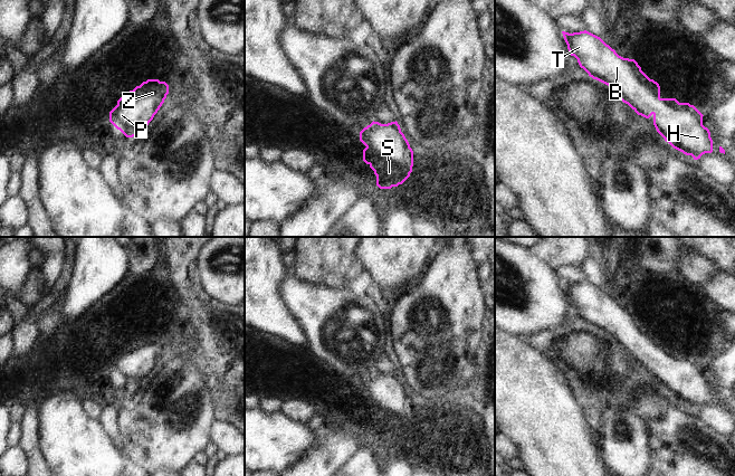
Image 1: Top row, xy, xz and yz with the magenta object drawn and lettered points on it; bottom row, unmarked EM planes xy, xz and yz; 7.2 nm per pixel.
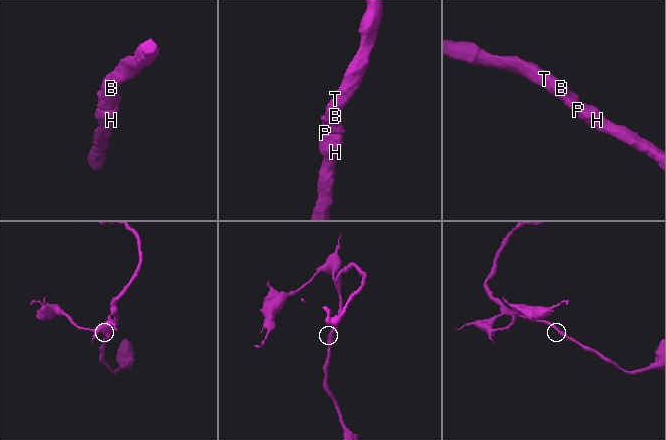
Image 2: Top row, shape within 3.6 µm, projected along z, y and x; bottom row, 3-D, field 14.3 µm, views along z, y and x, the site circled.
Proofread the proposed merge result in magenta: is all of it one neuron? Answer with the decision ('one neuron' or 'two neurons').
one neuron

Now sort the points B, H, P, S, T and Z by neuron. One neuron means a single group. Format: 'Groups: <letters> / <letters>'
Groups: B H P S T Z

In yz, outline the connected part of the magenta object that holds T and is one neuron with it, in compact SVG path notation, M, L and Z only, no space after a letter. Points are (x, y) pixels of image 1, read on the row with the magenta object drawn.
M586 30L573 34L562 31L562 34L571 56L578 59L580 67L593 79L611 87L638 115L646 118L652 115L657 132L674 149L691 155L694 160L713 152L710 132L703 125L704 115L694 105L679 103L676 98L661 98L659 84L650 79L634 59L619 56L600 37Z

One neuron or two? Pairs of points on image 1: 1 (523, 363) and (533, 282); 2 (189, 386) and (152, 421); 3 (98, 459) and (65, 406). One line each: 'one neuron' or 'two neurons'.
1: two neurons
2: one neuron
3: one neuron

